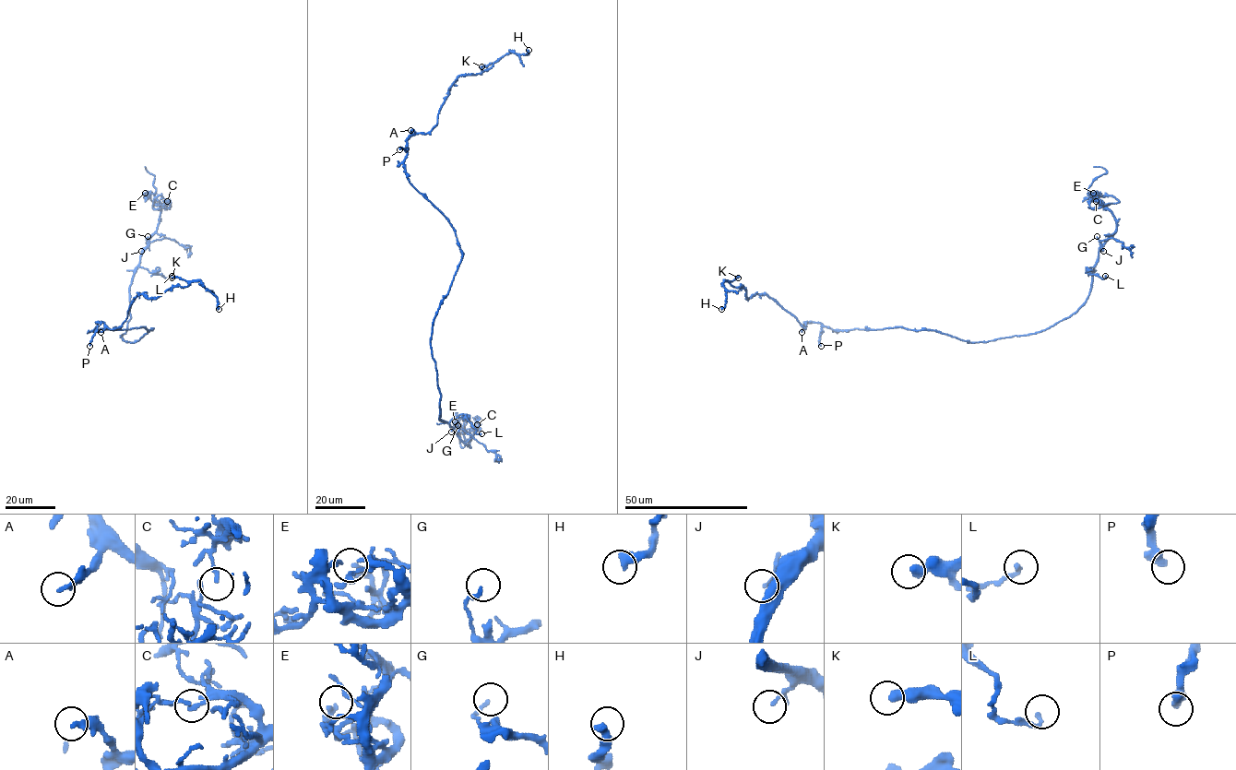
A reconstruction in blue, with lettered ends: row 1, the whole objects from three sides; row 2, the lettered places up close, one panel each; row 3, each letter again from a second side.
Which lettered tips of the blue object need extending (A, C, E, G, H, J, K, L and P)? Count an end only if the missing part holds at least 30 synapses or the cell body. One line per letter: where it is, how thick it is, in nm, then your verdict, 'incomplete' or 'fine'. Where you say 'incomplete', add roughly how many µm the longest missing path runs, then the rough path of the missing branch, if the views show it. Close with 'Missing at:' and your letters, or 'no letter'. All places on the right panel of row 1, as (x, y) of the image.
A: place (802, 332); calibre 260 nm; fine
C: place (1096, 201); calibre 120 nm; fine
E: place (1093, 193); calibre 240 nm; fine
G: place (1097, 236); calibre 150 nm; fine
H: place (721, 309); calibre 480 nm; fine
J: place (1103, 251); calibre 130 nm; fine
K: place (738, 278); calibre 420 nm; fine
L: place (1105, 276); calibre 180 nm; fine
P: place (821, 346); calibre 440 nm; fine
Missing at: no letter

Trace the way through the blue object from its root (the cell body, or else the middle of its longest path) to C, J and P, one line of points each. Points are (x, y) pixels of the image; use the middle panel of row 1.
C: (457, 270), (430, 340), (439, 419), (466, 444), (471, 435), (462, 432), (475, 430), (479, 418), (477, 424)
J: (457, 270), (448, 294), (434, 318), (430, 340), (440, 394), (439, 419), (453, 429), (451, 432)
P: (457, 270), (462, 251), (455, 230), (410, 183), (404, 164), (407, 150), (399, 149)

